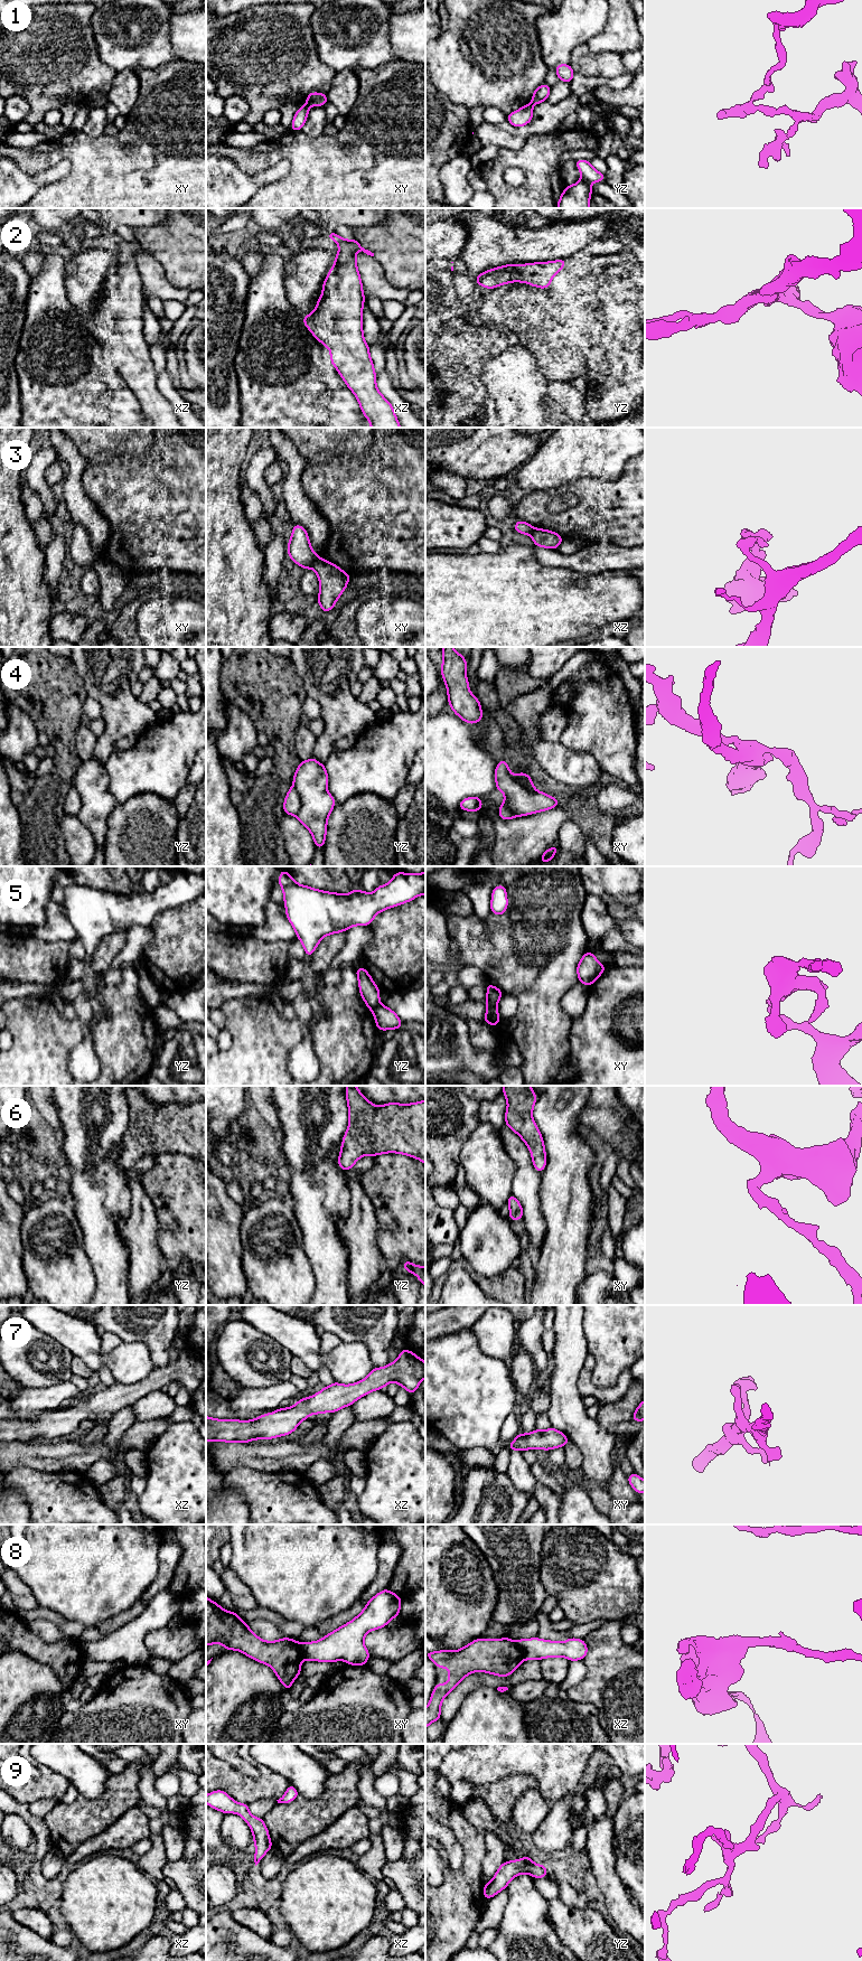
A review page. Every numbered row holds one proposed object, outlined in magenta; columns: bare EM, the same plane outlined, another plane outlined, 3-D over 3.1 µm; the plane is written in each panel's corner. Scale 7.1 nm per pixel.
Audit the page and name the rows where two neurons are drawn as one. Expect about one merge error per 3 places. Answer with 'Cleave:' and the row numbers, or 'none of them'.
Cleave: 1, 3, 4, 5, 8

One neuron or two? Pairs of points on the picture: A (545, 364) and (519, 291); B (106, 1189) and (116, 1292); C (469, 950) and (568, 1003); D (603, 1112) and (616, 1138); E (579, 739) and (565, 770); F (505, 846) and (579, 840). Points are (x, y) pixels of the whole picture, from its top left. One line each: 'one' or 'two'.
A: one
B: one
C: two
D: one
E: two
F: two

